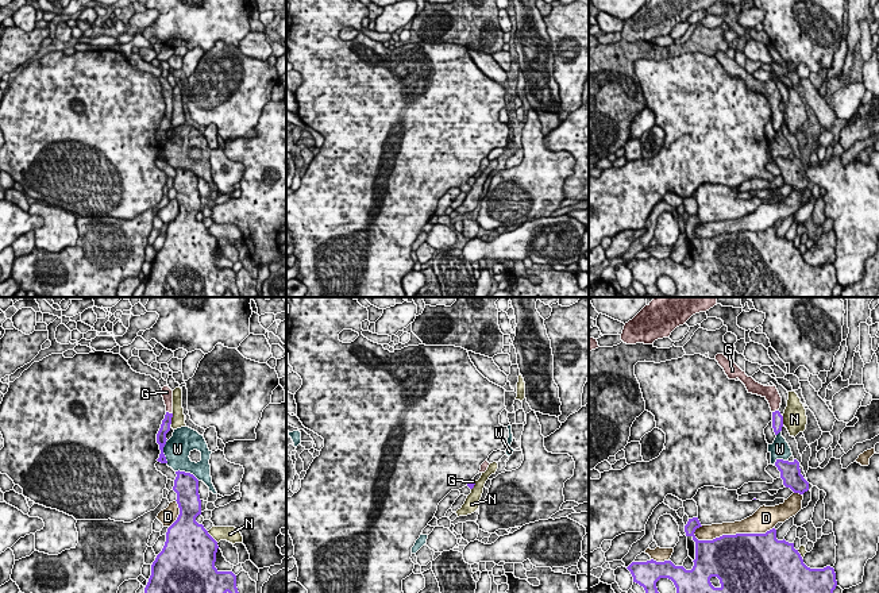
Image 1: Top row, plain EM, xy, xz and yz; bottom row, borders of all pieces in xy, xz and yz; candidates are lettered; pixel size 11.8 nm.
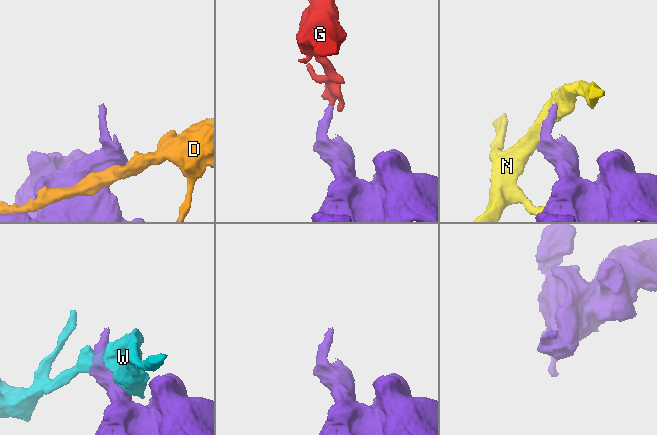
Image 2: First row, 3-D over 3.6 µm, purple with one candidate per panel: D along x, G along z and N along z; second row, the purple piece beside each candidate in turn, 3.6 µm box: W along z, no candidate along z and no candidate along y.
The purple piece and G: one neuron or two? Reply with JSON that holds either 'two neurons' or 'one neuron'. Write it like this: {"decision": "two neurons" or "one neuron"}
{"decision": "one neuron"}

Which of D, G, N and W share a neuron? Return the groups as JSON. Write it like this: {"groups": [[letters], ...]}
{"groups": [["D"], ["G"], ["N"], ["W"]]}

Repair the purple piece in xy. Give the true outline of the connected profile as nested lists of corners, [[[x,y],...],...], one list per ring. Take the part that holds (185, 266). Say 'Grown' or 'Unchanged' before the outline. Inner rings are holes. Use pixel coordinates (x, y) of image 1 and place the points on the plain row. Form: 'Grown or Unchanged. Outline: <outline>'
Unchanged. Outline: [[[180,167],[176,172],[173,188],[177,190],[180,212],[167,226],[165,243],[151,262],[151,273],[140,297],[223,297],[227,289],[232,297],[239,297],[236,273],[215,265],[217,239],[196,219],[201,212],[198,177]]]

